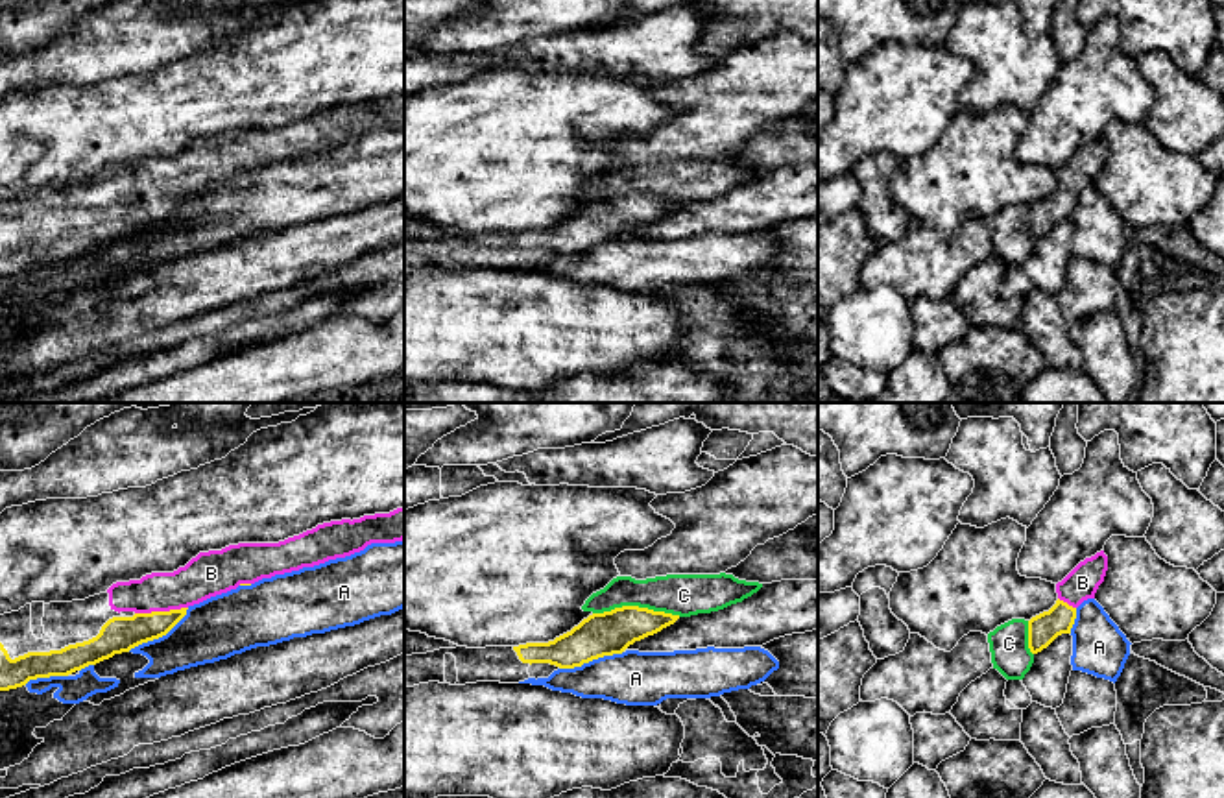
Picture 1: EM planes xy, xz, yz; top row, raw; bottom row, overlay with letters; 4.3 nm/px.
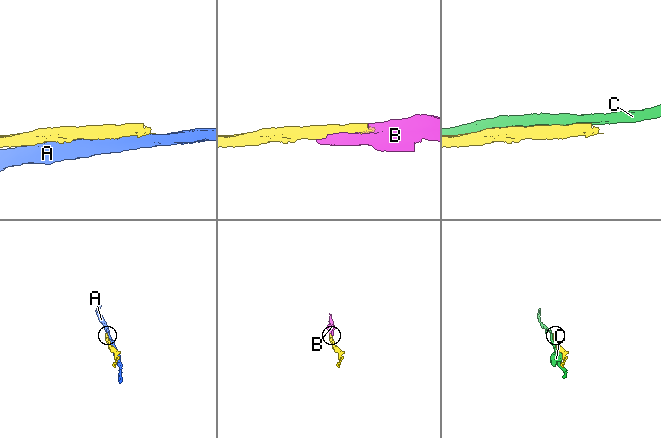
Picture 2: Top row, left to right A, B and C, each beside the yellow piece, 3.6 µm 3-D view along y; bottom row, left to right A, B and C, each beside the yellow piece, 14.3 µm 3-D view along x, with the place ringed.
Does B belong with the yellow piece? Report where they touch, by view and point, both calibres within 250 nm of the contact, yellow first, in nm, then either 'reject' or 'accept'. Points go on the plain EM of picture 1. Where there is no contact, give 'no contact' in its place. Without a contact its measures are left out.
xy (161, 198) | 160/190 nm | accept

